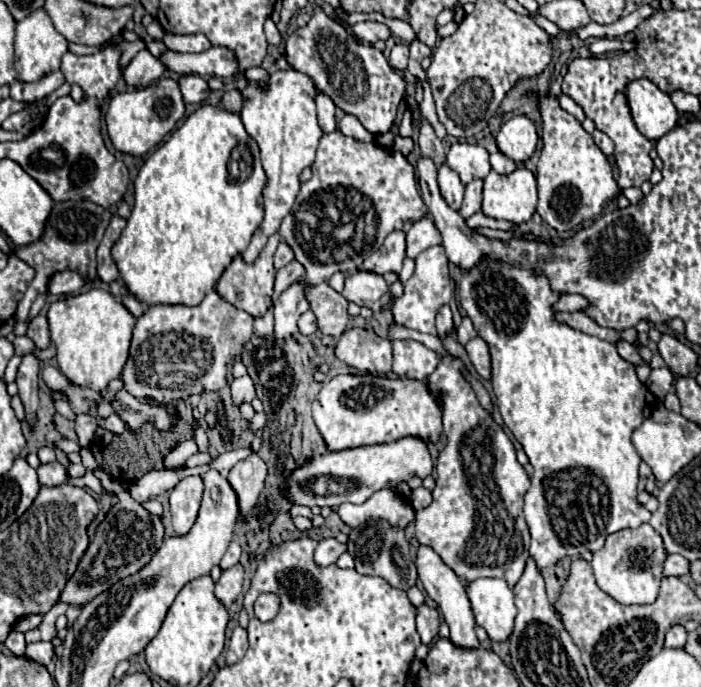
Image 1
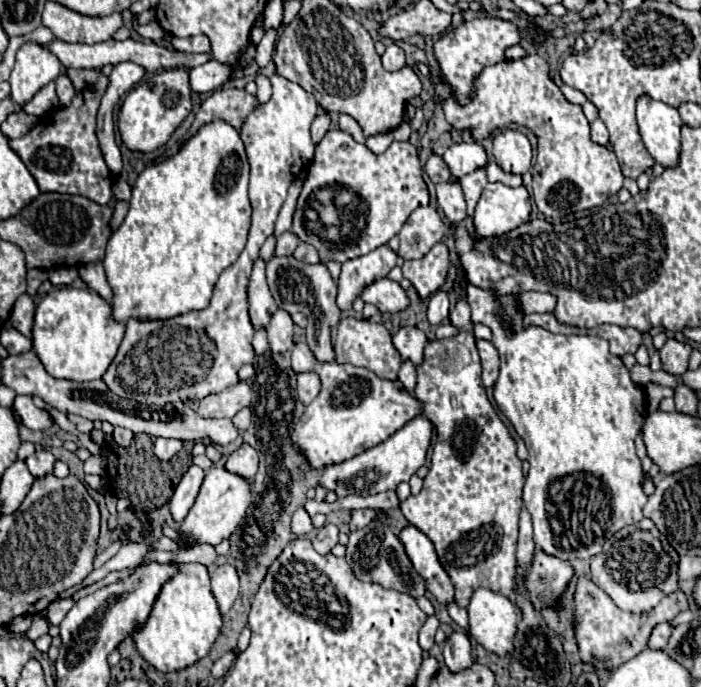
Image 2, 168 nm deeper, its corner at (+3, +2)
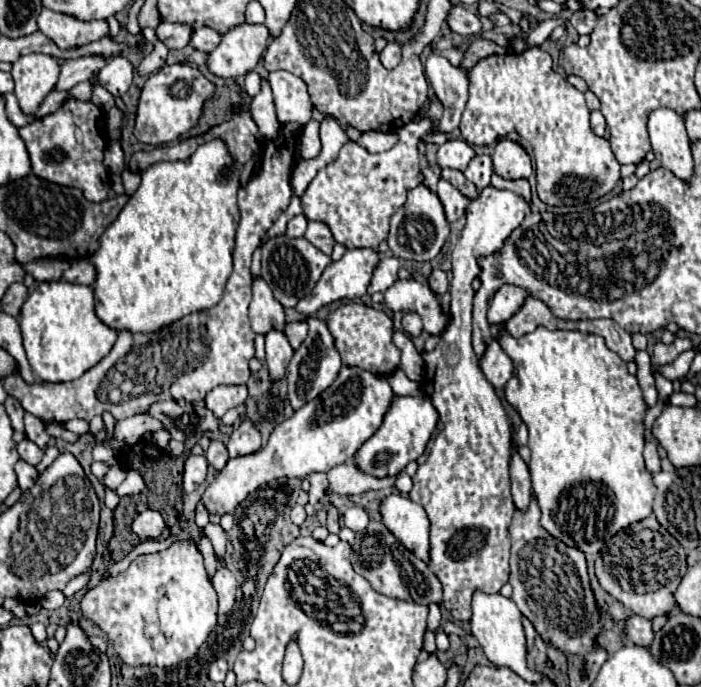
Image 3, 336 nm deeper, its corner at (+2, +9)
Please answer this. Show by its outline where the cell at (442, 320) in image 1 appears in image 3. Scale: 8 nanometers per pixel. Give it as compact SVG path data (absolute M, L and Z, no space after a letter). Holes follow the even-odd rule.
M433 271L431 277L429 277L429 287L431 287L431 291L435 291L437 295L445 295L445 293L447 293L447 287L449 287L447 275L445 275L443 271Z

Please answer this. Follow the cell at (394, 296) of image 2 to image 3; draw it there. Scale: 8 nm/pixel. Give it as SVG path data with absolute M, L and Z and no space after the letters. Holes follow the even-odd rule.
M397 279L385 293L385 305L391 311L417 311L427 333L441 335L447 315L441 311L433 291L415 279Z

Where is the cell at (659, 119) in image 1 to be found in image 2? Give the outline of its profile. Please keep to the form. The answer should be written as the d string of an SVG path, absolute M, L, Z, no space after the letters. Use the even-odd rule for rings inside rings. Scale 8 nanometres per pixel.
M642 96L636 106L640 136L646 150L664 168L674 168L680 162L680 128L682 120L676 108Z

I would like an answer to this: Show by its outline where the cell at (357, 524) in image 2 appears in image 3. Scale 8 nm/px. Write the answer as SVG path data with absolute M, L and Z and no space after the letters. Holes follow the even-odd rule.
M349 507L345 513L343 513L343 521L345 521L345 527L349 527L351 531L359 533L367 527L369 523L369 515L365 513L365 509L361 507Z

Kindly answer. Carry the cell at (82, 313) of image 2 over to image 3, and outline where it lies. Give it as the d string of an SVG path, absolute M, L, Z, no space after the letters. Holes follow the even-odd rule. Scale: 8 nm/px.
M47 281L41 283L25 301L21 309L21 333L23 333L23 347L27 351L27 359L31 363L31 369L37 377L45 381L73 381L79 379L85 371L95 367L113 347L117 339L117 331L105 325L97 313L95 313L95 293L93 287L87 285L75 285L65 281Z

